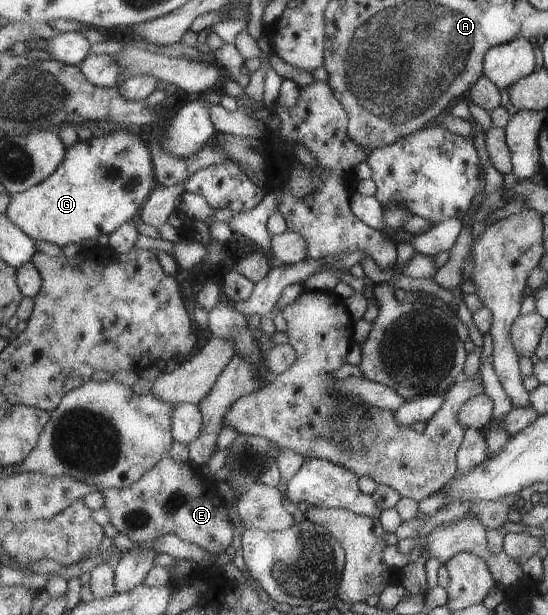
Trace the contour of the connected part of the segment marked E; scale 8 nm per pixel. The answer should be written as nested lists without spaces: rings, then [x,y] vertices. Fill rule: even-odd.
[[[165,455],[147,474],[139,478],[132,486],[124,488],[107,488],[101,491],[104,507],[111,515],[110,521],[119,533],[127,534],[134,542],[151,542],[157,537],[174,534],[183,541],[191,542],[204,548],[211,554],[224,553],[227,547],[233,545],[233,523],[229,519],[229,509],[224,500],[209,484],[199,468],[190,460],[184,463],[175,461]]]

